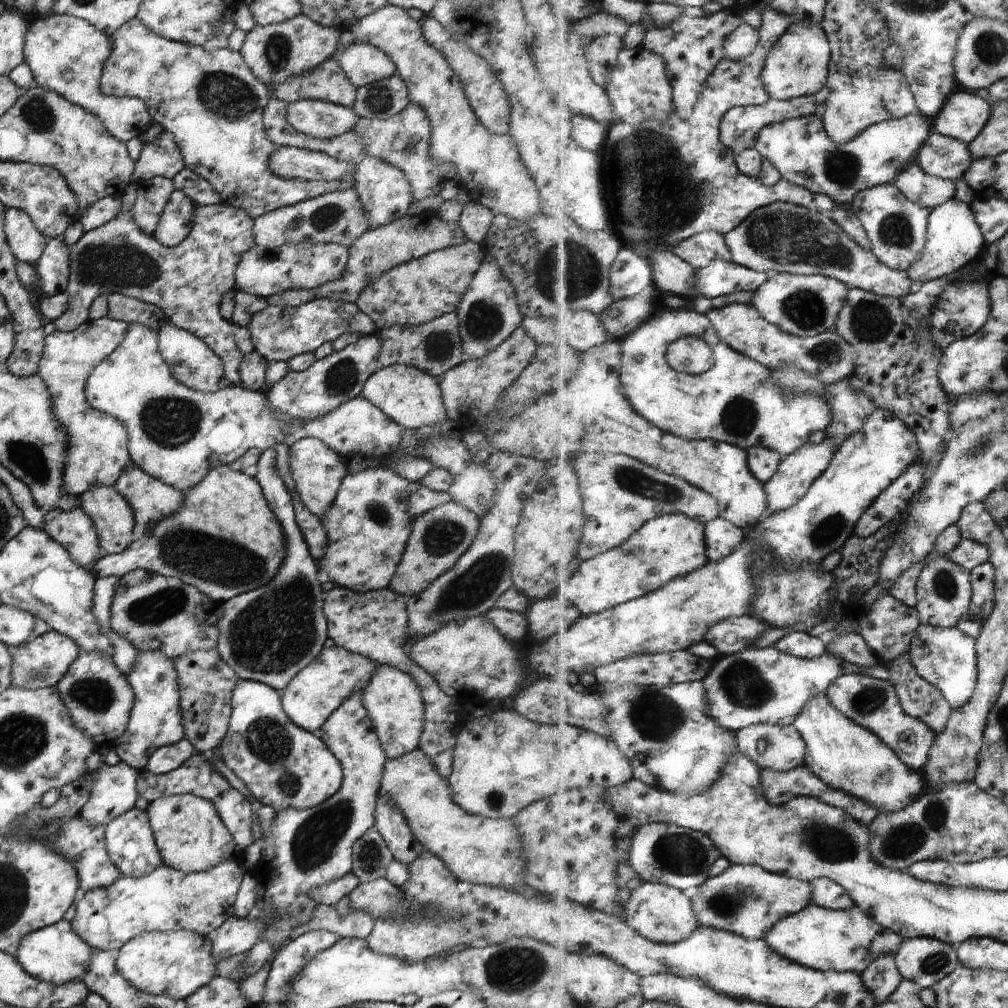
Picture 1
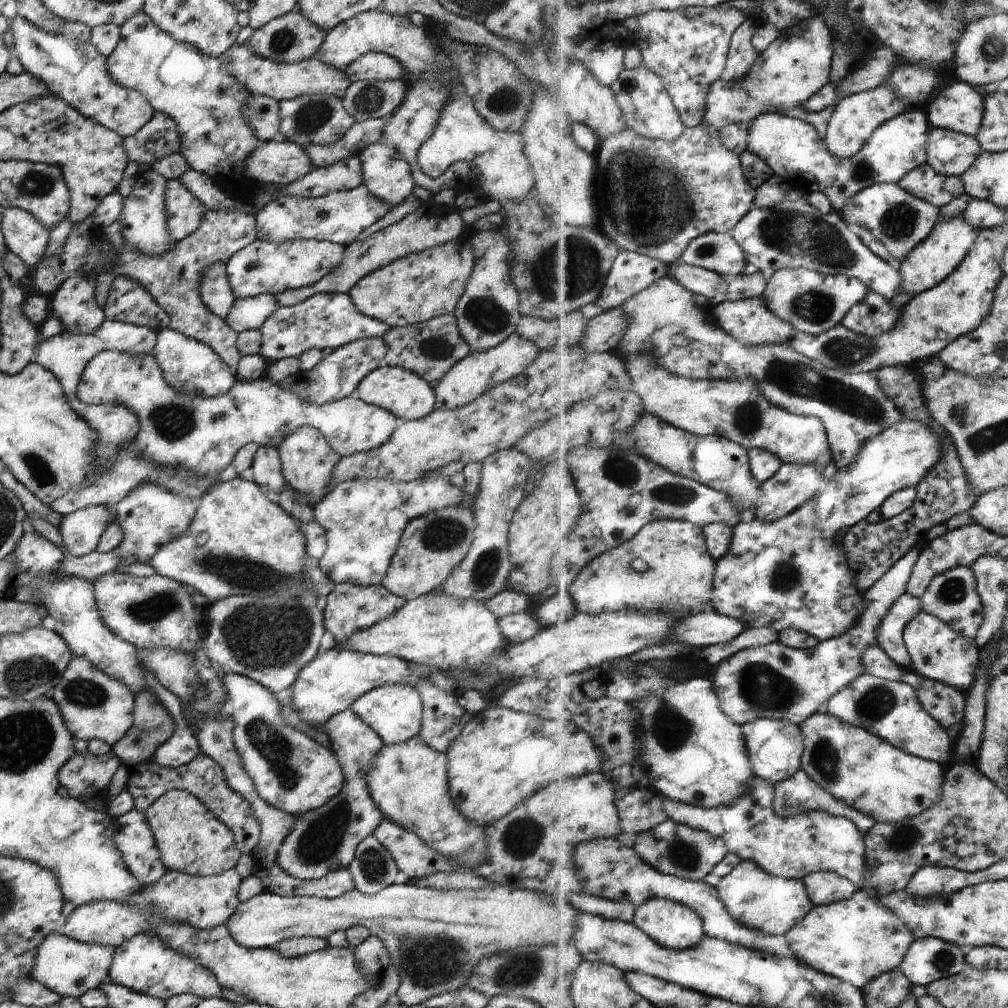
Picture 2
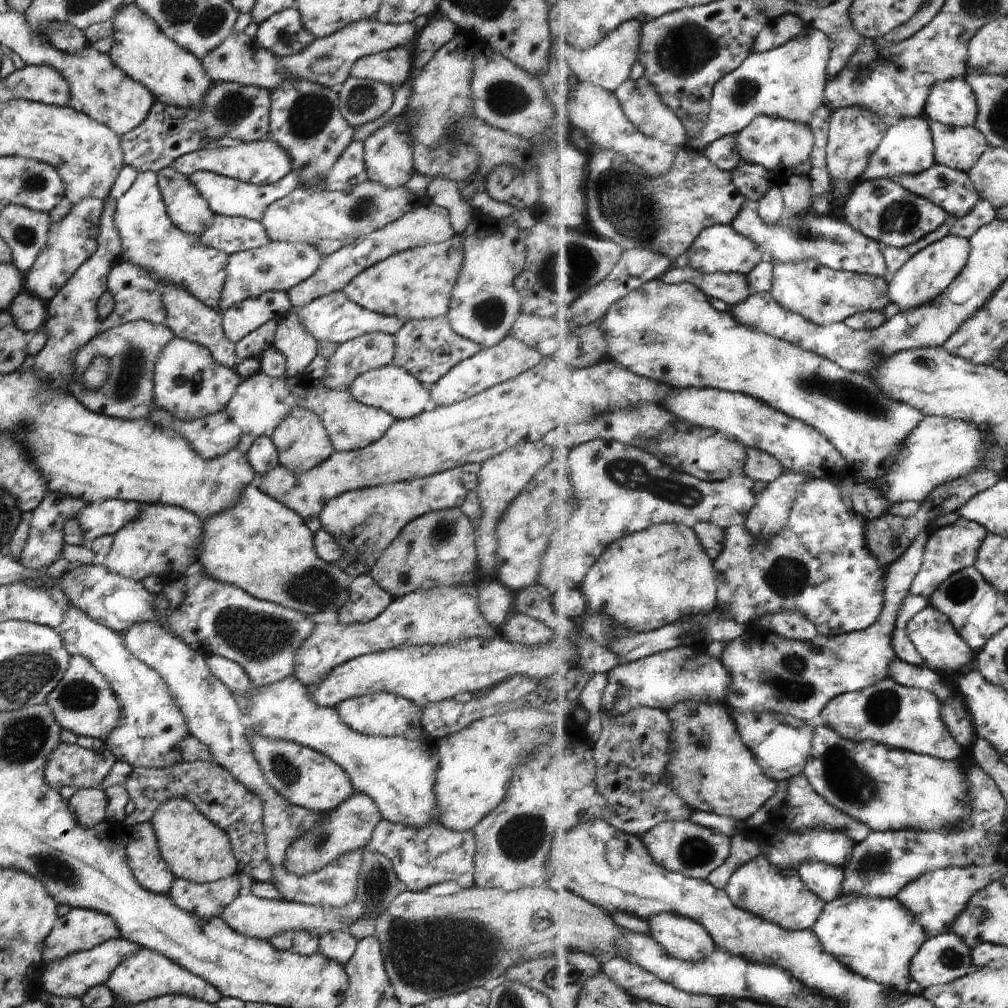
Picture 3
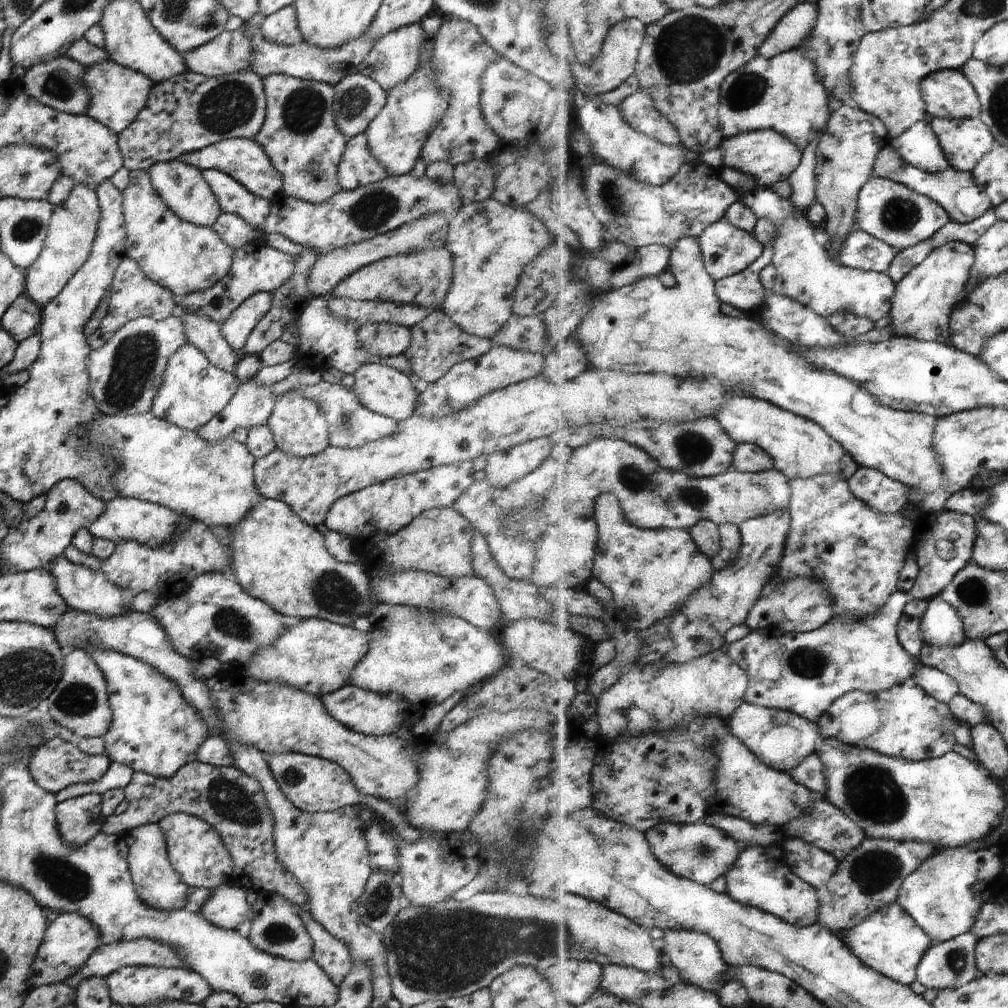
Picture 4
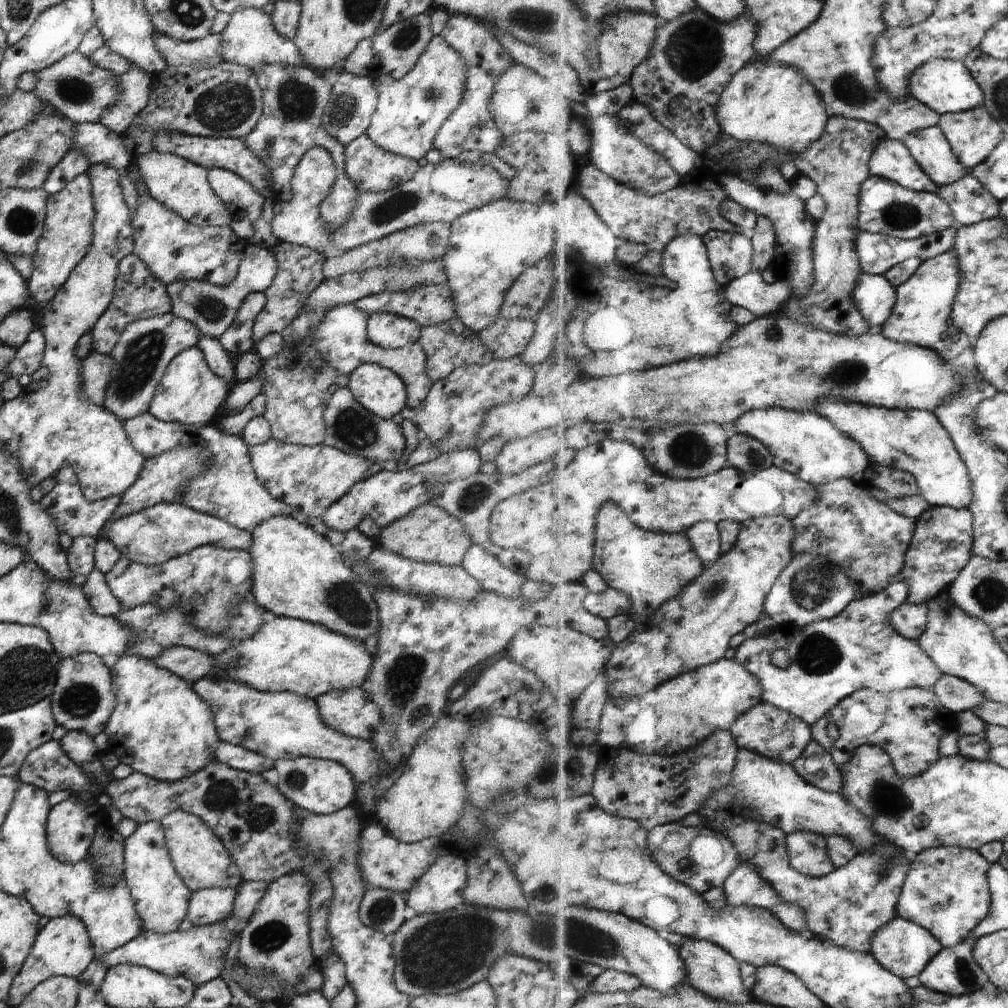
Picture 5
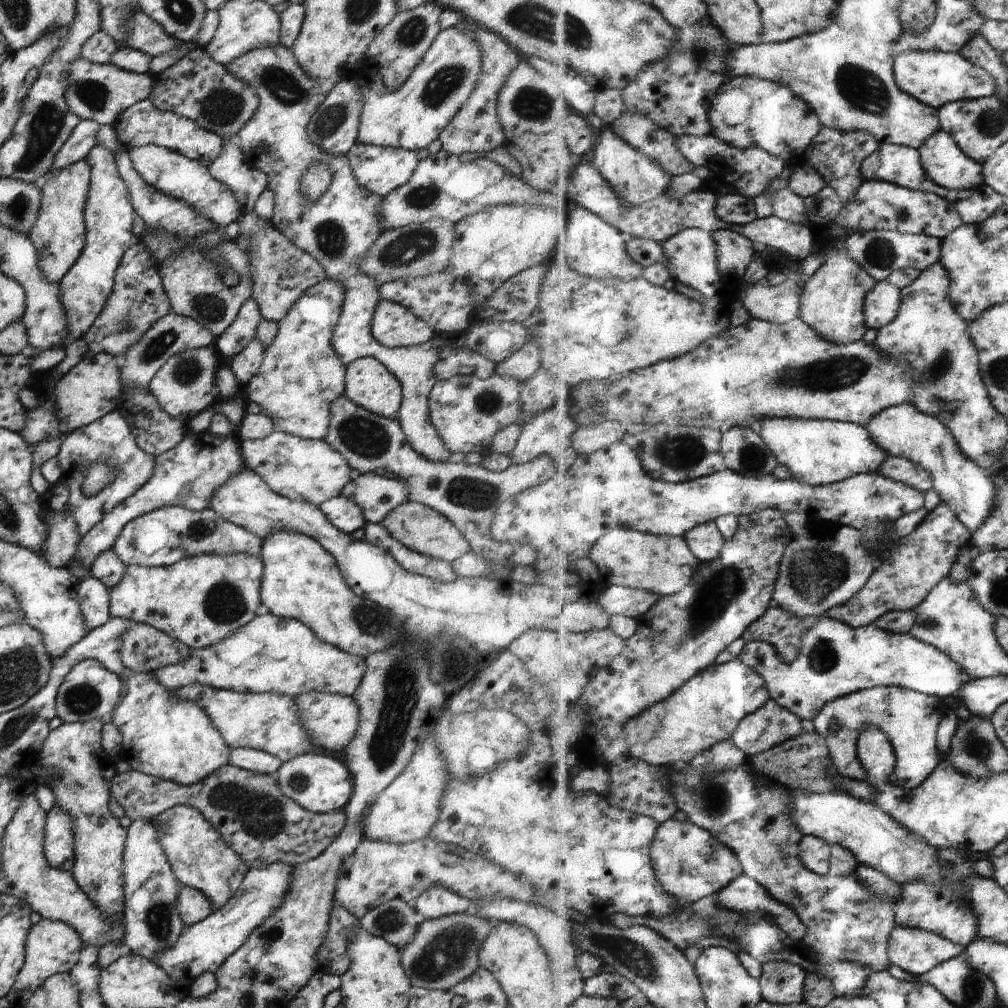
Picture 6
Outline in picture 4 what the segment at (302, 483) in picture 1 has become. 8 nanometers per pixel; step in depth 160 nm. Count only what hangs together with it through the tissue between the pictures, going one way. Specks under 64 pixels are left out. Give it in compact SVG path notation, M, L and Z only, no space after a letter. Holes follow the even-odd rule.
M291 389L283 393L276 401L266 422L271 431L275 446L285 454L297 460L319 454L328 444L330 424L327 417L322 415L317 405L302 397L297 391Z

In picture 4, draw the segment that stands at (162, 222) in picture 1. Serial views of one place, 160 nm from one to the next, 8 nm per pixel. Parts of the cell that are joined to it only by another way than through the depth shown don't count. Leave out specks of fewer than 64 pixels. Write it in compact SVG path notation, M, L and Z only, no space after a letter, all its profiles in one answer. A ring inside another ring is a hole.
M177 159L153 163L147 170L151 186L159 198L181 220L200 227L211 227L220 213L215 195L201 176L200 170Z

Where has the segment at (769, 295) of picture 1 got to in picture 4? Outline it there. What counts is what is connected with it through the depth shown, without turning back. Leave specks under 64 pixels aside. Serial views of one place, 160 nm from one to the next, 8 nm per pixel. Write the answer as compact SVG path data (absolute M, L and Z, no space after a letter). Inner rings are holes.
M759 184L746 193L735 192L739 199L753 209L757 219L771 219L776 226L778 235L774 240L772 258L777 269L773 288L775 293L808 306L825 318L837 313L853 313L874 321L889 316L892 298L896 294L896 282L887 273L846 267L831 260L819 237L819 226L807 220L806 213L798 211L789 198L780 195L773 188Z

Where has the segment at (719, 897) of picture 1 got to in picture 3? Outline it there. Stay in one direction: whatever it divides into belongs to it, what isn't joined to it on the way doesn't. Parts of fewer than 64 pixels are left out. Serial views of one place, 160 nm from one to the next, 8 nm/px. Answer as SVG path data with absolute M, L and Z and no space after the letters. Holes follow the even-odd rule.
M763 853L738 868L731 875L725 890L739 908L792 931L812 929L827 904L804 883L796 868L782 869L776 864L770 864Z

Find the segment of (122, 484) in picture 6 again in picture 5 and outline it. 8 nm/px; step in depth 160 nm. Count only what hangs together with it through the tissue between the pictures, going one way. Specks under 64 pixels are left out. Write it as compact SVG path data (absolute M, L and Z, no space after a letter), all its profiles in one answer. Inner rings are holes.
M65 465L59 467L54 474L54 485L45 493L39 502L41 508L54 520L58 534L64 532L72 539L77 537L95 537L102 529L104 522L114 513L115 507L120 501L118 496L110 496L96 501L87 500L81 493L73 469Z

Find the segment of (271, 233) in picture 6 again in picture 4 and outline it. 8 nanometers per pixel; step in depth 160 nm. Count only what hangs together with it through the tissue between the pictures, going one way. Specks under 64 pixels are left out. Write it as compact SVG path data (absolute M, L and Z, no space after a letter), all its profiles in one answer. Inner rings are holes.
M303 249L298 255L292 255L295 258L295 268L291 273L290 279L287 279L282 285L270 292L272 296L271 308L251 329L240 352L257 356L269 343L279 339L284 329L296 320L298 314L301 314L302 308L305 308L313 298L307 288L306 280L318 255L313 249Z

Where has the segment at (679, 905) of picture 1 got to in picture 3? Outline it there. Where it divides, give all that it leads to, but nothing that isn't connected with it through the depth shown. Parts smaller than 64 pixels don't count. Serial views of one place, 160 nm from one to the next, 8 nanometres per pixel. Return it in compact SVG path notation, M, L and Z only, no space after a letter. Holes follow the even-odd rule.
M663 913L648 920L651 936L665 952L679 960L700 963L718 947L716 940L699 922L673 913Z

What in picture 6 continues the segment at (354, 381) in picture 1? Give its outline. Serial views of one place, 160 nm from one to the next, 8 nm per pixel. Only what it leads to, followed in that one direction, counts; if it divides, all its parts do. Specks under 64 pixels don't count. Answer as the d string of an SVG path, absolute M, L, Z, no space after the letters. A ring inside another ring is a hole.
M379 299L374 308L372 319L370 320L370 333L372 337L385 348L410 347L431 339L434 335L428 324L419 320L409 310L393 301Z

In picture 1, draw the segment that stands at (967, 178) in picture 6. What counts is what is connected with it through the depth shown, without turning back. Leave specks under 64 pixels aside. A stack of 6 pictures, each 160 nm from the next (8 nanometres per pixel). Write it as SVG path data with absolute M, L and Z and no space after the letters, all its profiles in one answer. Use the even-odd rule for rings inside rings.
M913 112L903 119L893 119L874 124L866 128L856 139L847 144L834 141L826 131L824 120L816 115L785 119L778 123L768 124L759 132L754 146L762 156L770 160L782 178L791 184L808 188L812 193L826 194L835 205L849 206L861 191L879 185L891 184L902 172L901 166L917 158L918 151L933 133L931 118L921 112Z

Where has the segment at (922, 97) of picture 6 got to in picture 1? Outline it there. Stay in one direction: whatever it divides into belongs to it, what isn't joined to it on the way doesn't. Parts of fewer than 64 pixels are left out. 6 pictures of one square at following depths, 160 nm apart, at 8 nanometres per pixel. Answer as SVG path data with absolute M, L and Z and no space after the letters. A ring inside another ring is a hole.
M960 88L953 93L943 110L937 115L933 123L933 131L965 141L968 145L980 135L992 118L992 103L977 96L975 92Z

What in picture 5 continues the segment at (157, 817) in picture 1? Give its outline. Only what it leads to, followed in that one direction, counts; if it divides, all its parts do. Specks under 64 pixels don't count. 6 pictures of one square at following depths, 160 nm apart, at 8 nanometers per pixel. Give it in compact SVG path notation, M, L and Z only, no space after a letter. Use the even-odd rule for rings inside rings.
M175 809L159 820L162 826L165 846L171 864L181 882L190 890L232 888L242 881L234 869L228 852L222 842L201 822L197 816Z

